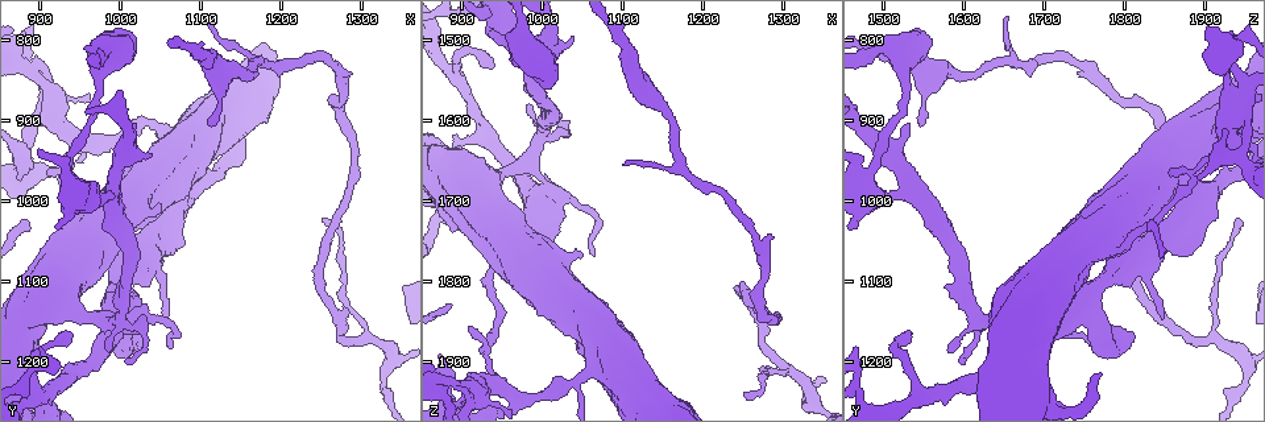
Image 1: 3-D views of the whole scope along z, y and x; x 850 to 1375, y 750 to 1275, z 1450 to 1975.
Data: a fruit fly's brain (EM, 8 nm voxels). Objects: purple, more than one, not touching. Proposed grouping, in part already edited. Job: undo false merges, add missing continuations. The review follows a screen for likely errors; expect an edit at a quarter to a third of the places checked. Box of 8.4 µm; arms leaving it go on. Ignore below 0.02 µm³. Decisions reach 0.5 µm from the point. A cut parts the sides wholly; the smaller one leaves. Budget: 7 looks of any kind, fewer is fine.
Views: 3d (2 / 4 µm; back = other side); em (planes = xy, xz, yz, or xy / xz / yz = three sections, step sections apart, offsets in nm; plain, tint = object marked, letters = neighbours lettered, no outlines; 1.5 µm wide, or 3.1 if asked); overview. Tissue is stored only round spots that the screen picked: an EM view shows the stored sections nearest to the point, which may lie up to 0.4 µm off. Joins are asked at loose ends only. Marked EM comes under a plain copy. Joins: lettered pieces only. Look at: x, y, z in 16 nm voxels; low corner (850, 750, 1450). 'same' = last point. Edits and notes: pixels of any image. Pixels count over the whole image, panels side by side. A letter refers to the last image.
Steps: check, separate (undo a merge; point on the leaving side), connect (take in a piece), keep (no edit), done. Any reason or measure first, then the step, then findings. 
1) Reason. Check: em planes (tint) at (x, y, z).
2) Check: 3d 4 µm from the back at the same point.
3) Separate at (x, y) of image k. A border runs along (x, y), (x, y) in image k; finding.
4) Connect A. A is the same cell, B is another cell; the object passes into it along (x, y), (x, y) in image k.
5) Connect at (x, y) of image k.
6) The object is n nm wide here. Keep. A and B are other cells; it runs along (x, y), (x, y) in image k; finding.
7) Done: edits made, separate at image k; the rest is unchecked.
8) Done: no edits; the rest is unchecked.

Sudden change in width. Check: 3d 4 µm at (935, 1060, 1800).

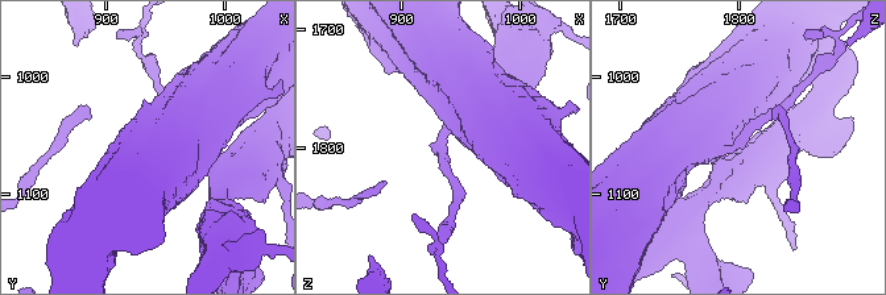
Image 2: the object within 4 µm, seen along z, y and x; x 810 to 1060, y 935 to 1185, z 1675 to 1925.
Check: em yz step 8 (tint) at (936, 1060, 1796).

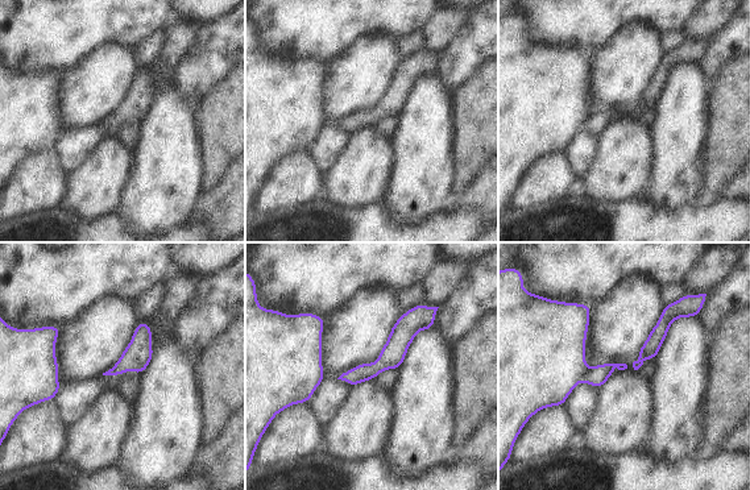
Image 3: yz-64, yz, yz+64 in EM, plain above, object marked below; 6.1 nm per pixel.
Check: em planes (letters) at the same point.

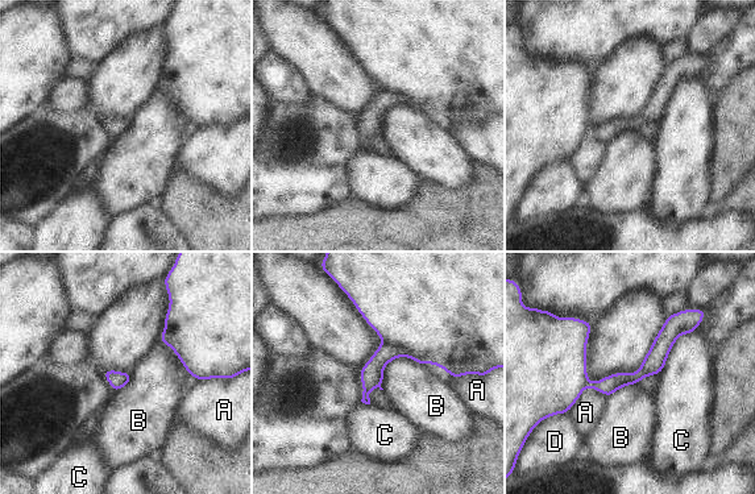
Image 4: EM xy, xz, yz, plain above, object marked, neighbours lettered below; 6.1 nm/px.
Separate at (372, 374) of image 4. A, B, C and D are other cells; a border runs along (384, 340), (401, 344), (410, 355) in image 4; a second cell is stuck on.

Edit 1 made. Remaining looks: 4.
Thin end. Check: 3d 2 µm at (1250, 1025, 1945).

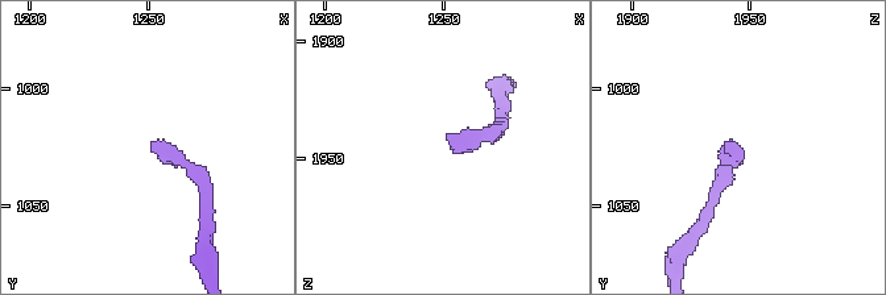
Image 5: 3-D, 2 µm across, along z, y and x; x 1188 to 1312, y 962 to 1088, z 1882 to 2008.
Check: em yz step 8 (tint) at (1251, 1024, 1940).

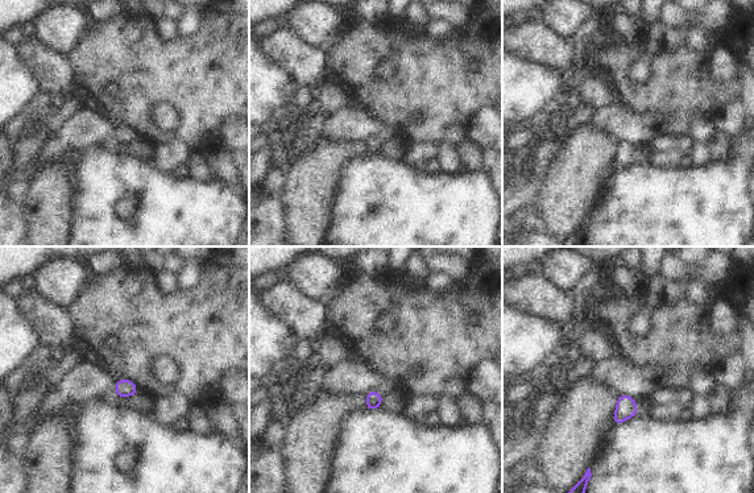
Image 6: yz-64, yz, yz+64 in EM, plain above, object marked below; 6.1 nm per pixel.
Check: em xy step 8 (letters) at the same point.

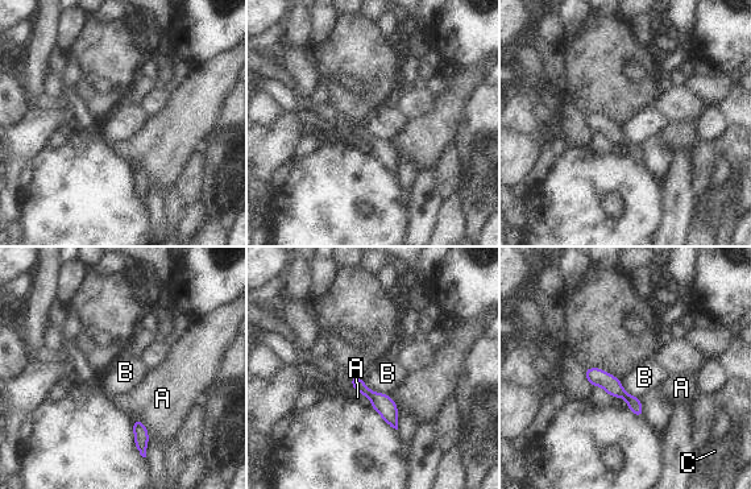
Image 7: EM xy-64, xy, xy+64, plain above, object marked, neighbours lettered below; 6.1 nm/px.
Keep. A, B and C are other cells; a border runs along (361, 378), (370, 389), (388, 394) in image 7; no lettered piece goes on from it.

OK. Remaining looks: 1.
Done: edits made, separate at image 4; the rest is unchecked.

